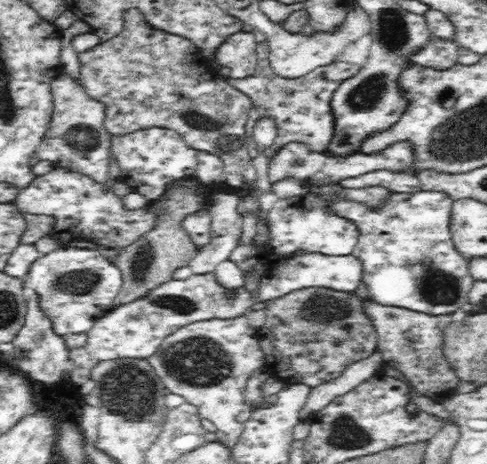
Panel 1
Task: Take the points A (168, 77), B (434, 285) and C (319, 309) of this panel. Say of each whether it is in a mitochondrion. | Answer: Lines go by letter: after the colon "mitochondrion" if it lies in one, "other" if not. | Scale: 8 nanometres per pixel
A: other
B: mitochondrion
C: mitochondrion

